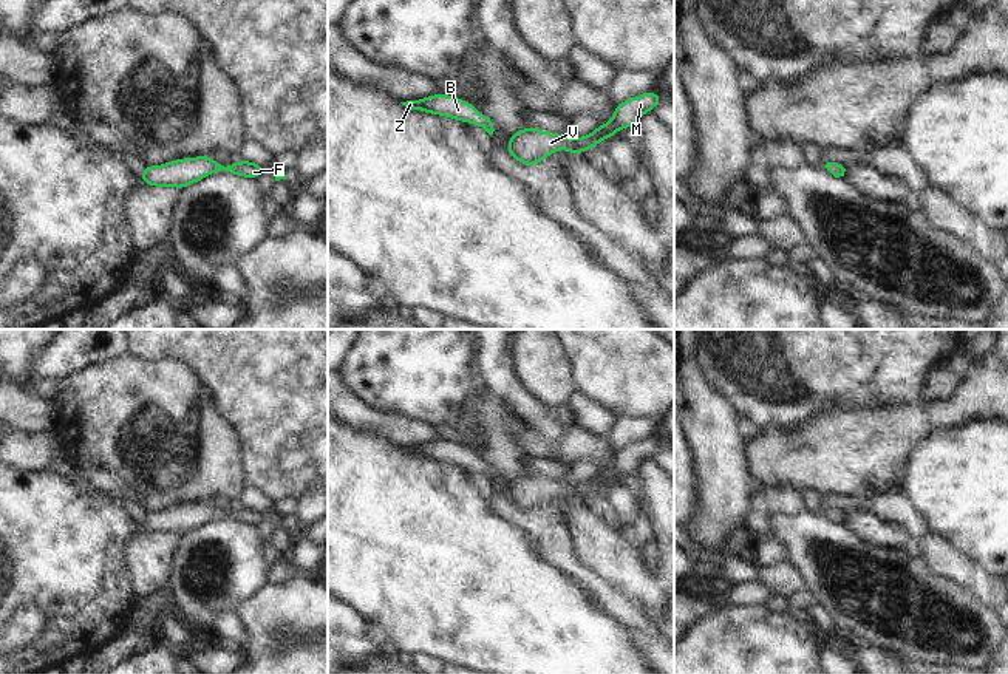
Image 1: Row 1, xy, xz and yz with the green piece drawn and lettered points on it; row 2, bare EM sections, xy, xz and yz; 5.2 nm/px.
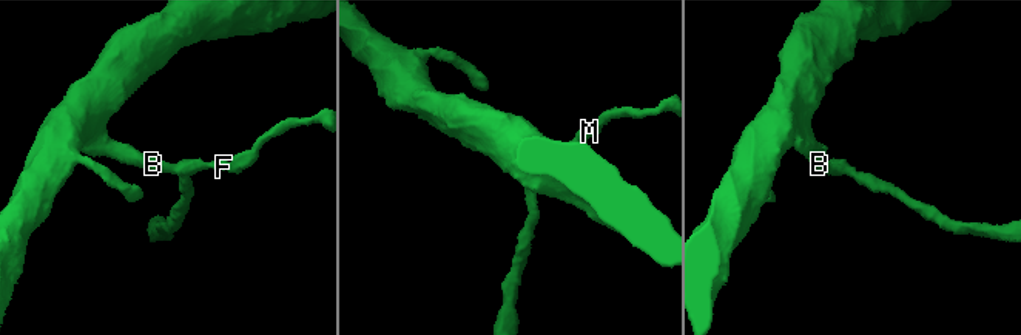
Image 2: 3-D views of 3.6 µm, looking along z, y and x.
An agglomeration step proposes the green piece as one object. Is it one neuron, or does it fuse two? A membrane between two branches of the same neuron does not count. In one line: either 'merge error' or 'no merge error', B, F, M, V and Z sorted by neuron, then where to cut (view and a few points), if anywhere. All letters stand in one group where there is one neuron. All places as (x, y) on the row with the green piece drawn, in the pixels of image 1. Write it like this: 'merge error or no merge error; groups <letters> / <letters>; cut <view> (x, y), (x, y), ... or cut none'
no merge error; groups B F M V Z; cut none

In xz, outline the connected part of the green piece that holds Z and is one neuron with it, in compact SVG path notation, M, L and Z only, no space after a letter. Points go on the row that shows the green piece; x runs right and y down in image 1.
M436 93L434 96L400 104L417 111L451 117L459 122L462 121L475 124L478 127L482 127L490 136L495 131L490 117L476 111L472 102L458 99L445 93Z

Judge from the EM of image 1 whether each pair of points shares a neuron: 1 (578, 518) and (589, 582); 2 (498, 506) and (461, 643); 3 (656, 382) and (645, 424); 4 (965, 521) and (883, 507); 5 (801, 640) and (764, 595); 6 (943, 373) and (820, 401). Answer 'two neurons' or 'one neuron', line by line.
1: two neurons
2: two neurons
3: two neurons
4: two neurons
5: two neurons
6: two neurons

